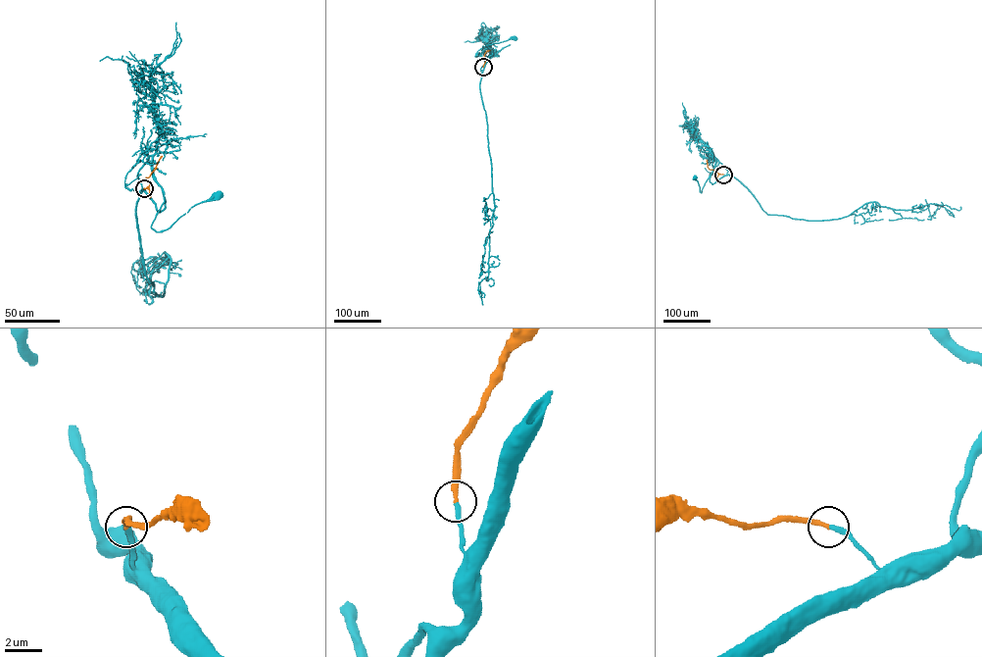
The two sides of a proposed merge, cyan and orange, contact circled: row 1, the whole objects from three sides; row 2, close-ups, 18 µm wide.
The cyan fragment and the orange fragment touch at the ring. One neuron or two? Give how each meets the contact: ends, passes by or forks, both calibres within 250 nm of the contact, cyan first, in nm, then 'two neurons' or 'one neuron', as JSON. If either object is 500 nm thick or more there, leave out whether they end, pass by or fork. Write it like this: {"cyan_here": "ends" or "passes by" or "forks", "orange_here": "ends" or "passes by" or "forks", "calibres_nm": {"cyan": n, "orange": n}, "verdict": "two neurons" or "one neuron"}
{"cyan_here": "ends", "orange_here": "ends", "calibres_nm": {"cyan": 260, "orange": 240}, "verdict": "one neuron"}

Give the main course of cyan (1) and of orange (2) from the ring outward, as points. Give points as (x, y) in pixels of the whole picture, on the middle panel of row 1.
1: (483, 67), (492, 54), (486, 45), (515, 37)
2: (483, 67), (484, 54), (491, 50)

